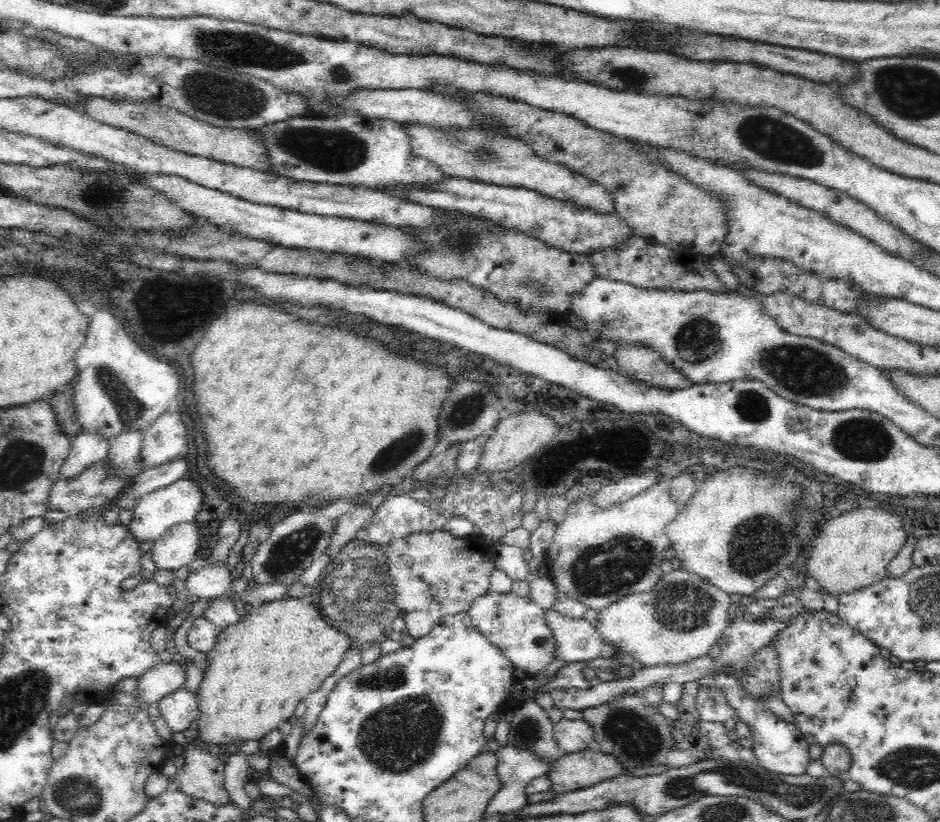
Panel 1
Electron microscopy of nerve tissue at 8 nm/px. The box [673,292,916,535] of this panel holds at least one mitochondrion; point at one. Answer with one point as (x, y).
(805, 371)

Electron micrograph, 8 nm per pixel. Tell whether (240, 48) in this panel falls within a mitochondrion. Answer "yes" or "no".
yes

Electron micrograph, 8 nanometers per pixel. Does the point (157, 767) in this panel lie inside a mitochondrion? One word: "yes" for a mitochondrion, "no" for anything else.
no

